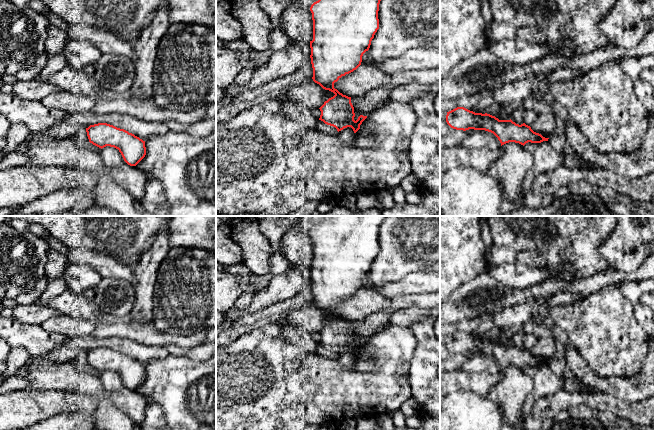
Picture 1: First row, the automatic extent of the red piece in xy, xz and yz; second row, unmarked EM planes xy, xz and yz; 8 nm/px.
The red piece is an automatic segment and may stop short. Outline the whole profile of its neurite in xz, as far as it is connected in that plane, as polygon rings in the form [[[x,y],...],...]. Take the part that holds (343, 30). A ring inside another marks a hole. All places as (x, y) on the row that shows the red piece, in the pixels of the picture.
[[[318,0],[310,11],[313,40],[310,41],[313,81],[335,95],[319,108],[319,120],[337,131],[351,127],[356,133],[367,116],[355,121],[351,97],[334,88],[342,76],[356,70],[379,29],[381,0]]]

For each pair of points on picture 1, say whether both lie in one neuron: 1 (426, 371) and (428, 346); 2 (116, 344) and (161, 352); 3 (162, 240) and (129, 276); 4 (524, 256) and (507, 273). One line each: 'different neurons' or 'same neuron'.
1: same neuron
2: same neuron
3: different neurons
4: different neurons

